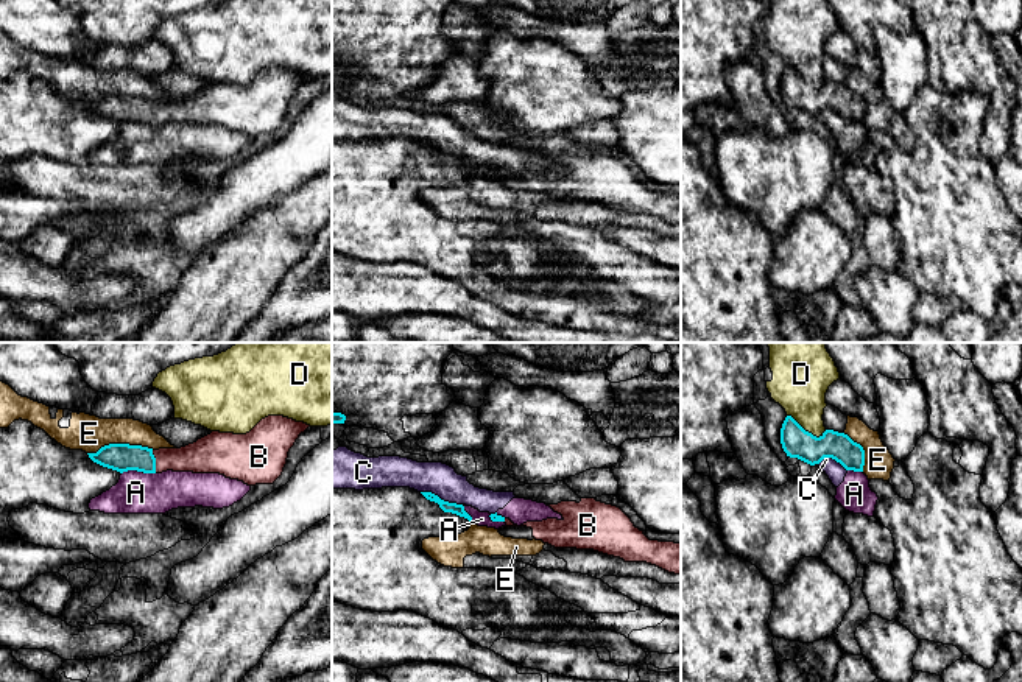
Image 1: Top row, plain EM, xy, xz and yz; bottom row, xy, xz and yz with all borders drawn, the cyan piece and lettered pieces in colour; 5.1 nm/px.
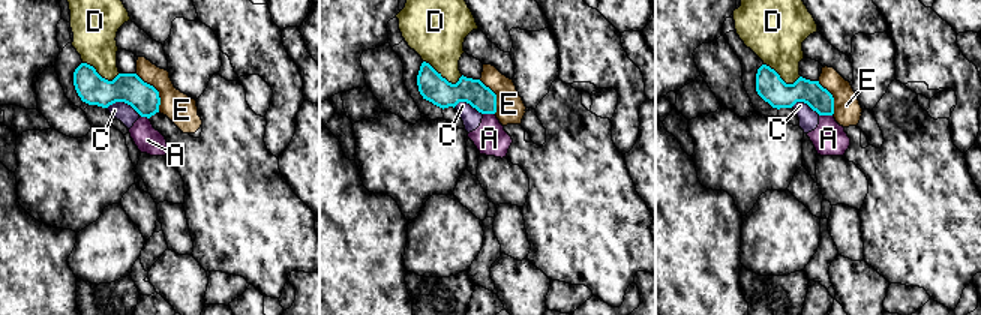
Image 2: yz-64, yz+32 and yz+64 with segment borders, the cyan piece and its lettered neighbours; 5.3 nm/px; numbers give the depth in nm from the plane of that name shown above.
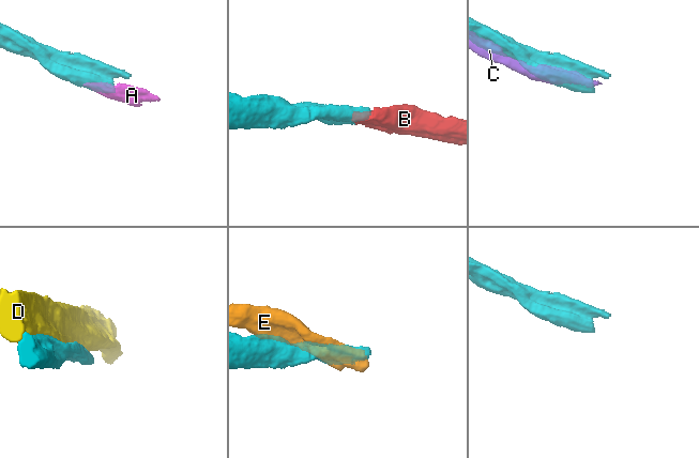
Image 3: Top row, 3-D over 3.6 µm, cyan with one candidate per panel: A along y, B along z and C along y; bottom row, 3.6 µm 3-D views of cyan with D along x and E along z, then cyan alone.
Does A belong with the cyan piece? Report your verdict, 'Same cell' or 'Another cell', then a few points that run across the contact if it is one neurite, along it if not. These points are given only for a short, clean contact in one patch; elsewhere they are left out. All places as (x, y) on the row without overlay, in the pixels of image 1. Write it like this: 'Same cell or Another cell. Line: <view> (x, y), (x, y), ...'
Another cell. Line: xy (155, 123), (125, 122), (122, 125)

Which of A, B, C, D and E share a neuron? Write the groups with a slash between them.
A C / B / D / E

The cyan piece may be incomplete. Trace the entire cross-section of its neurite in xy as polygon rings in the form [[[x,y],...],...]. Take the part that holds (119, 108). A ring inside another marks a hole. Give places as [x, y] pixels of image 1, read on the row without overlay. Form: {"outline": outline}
{"outline": [[[268,67],[246,86],[212,83],[185,98],[159,101],[109,95],[87,106],[120,125],[220,125],[248,137],[273,135],[284,123],[290,100],[308,78],[284,67]]]}

